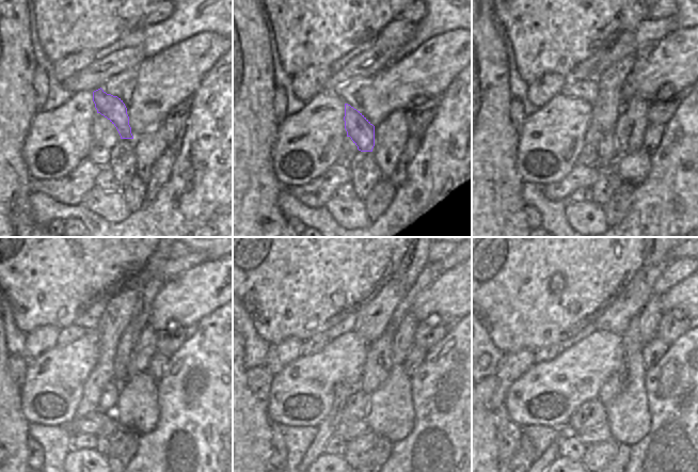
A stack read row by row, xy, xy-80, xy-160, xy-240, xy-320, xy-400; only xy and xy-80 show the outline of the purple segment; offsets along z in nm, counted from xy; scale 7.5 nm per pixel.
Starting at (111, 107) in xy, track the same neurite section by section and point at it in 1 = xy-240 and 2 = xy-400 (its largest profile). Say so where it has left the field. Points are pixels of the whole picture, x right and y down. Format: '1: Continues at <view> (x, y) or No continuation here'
1: Continues at xy-240 (120, 403)
2: Continues at xy-400 (591, 413)

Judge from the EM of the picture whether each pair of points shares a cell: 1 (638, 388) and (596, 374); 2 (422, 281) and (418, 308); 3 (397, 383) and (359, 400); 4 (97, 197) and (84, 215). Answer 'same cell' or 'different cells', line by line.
1: different cells
2: different cells
3: different cells
4: different cells

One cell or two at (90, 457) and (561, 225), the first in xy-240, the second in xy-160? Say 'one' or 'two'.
two

